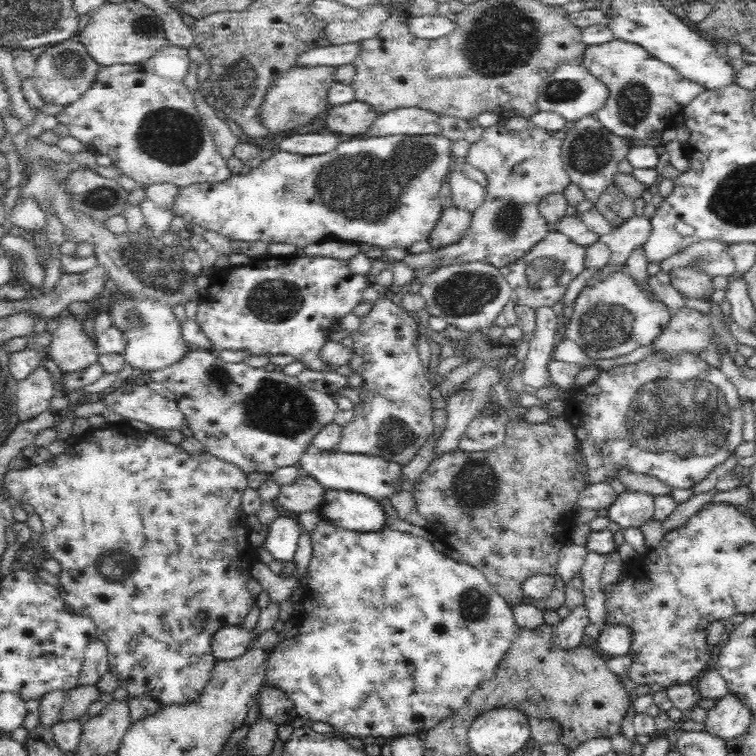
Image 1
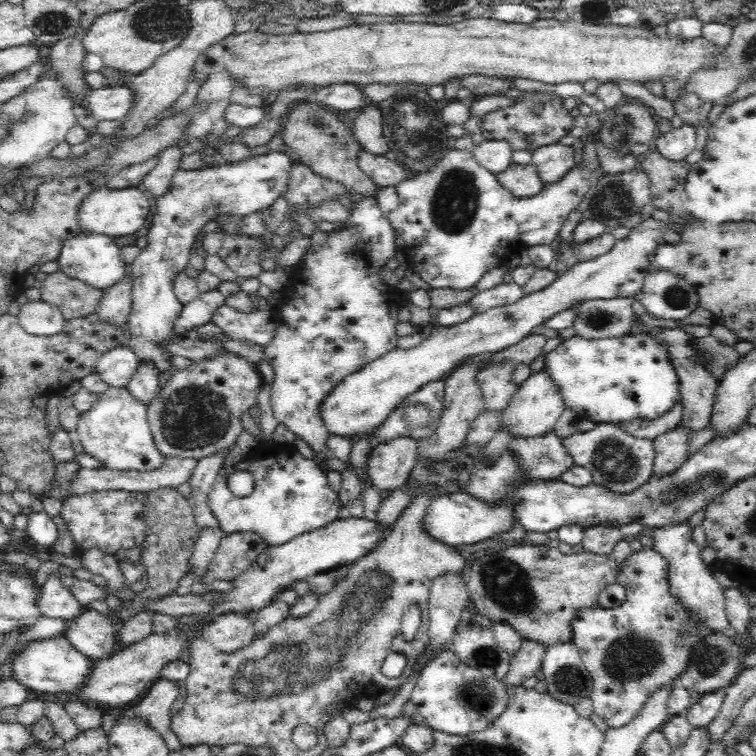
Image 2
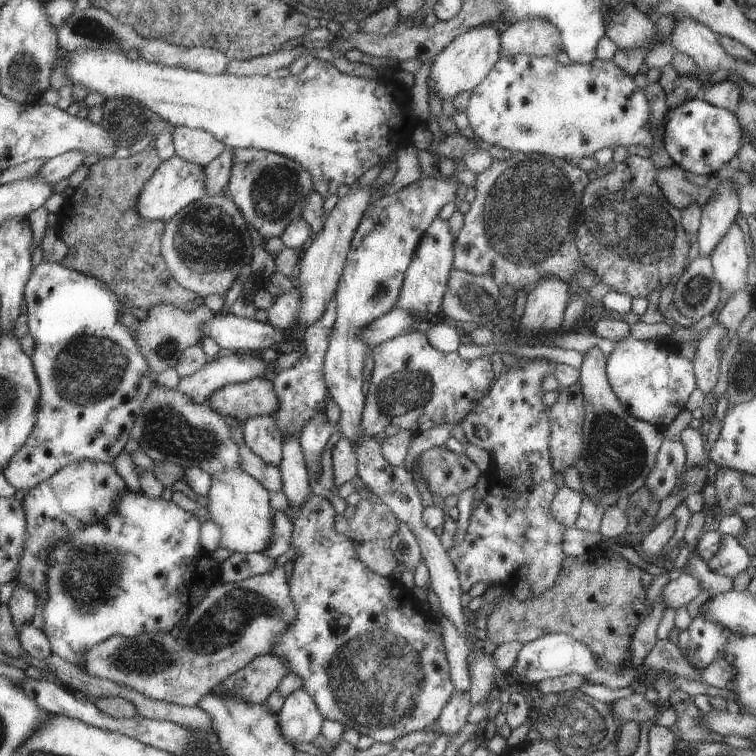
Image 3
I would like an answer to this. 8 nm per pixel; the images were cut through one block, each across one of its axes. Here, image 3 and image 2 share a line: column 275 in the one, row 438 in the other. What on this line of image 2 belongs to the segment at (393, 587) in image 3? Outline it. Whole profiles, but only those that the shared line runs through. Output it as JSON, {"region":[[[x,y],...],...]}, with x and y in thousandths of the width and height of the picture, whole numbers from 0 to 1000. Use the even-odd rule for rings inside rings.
{"region":[[[897,532],[889,541],[877,550],[870,550],[866,556],[837,556],[831,560],[820,560],[819,565],[828,567],[828,571],[840,578],[853,578],[857,582],[865,582],[873,574],[885,569],[892,569],[901,558],[903,546],[902,532]]]}

